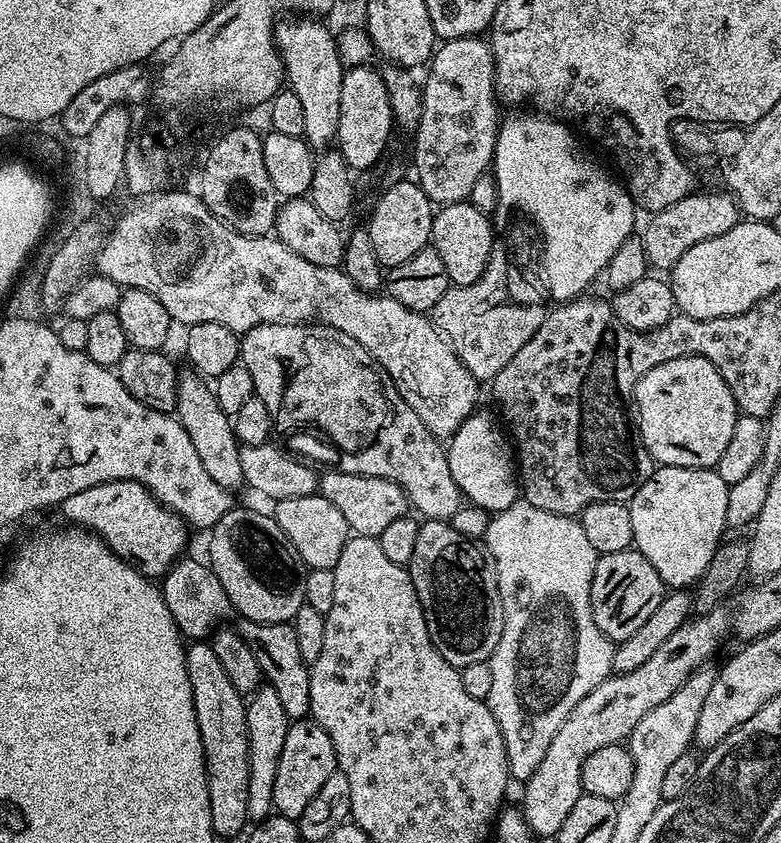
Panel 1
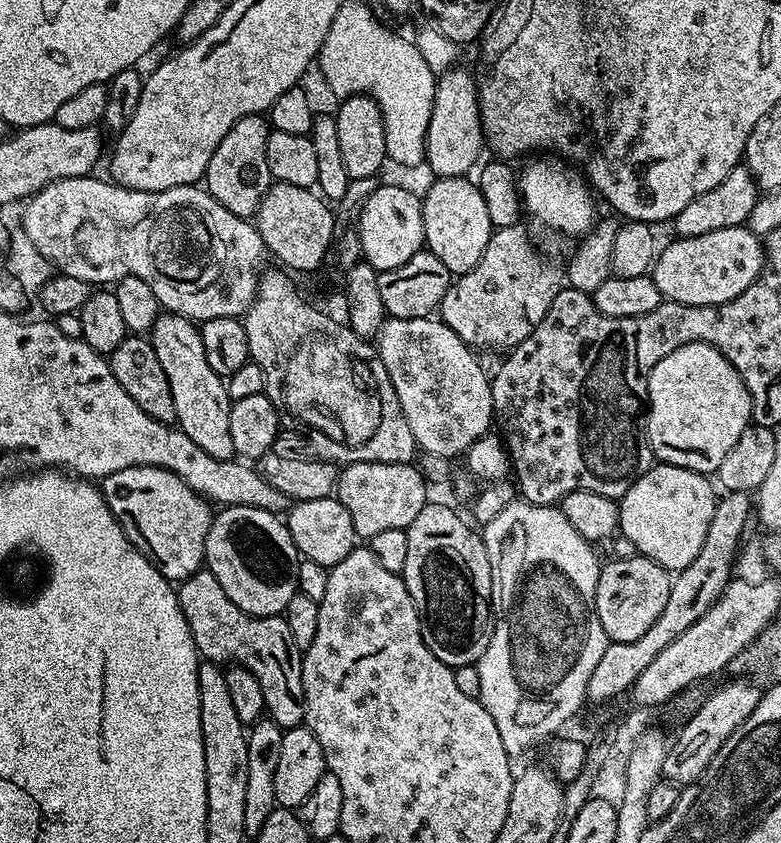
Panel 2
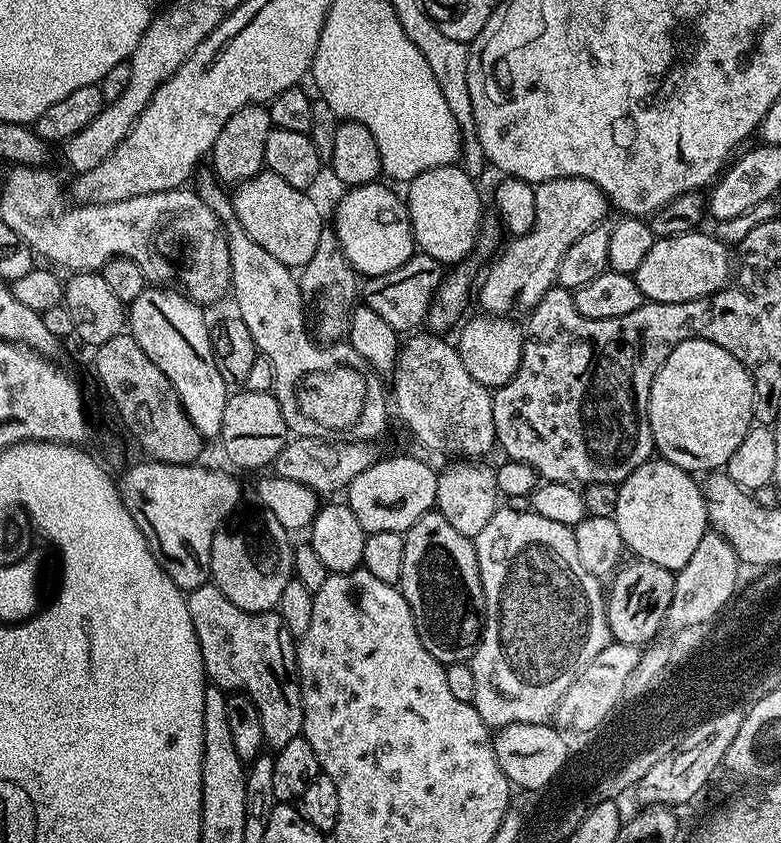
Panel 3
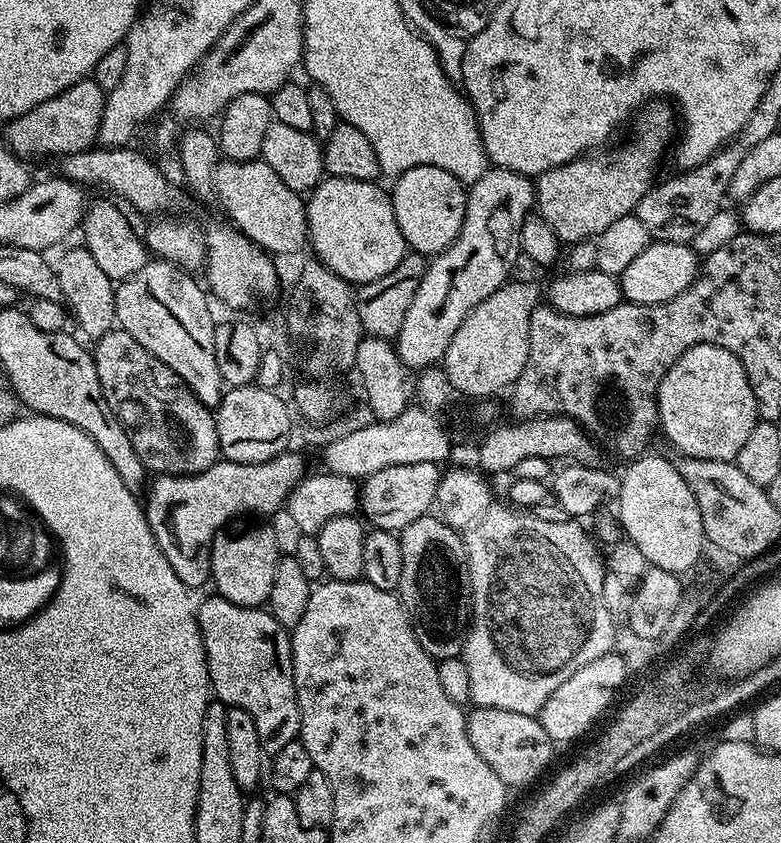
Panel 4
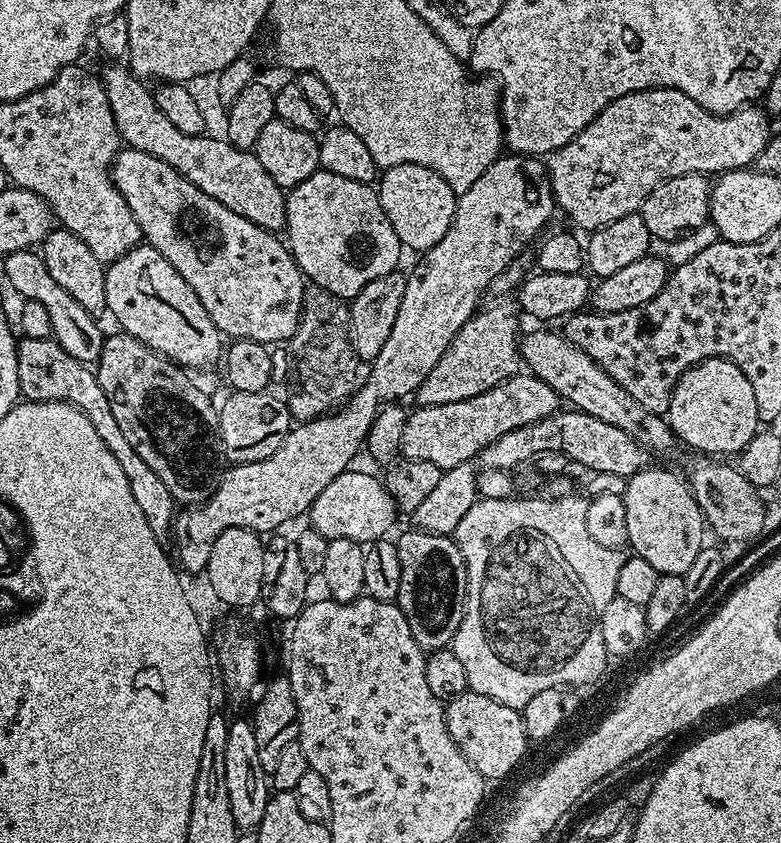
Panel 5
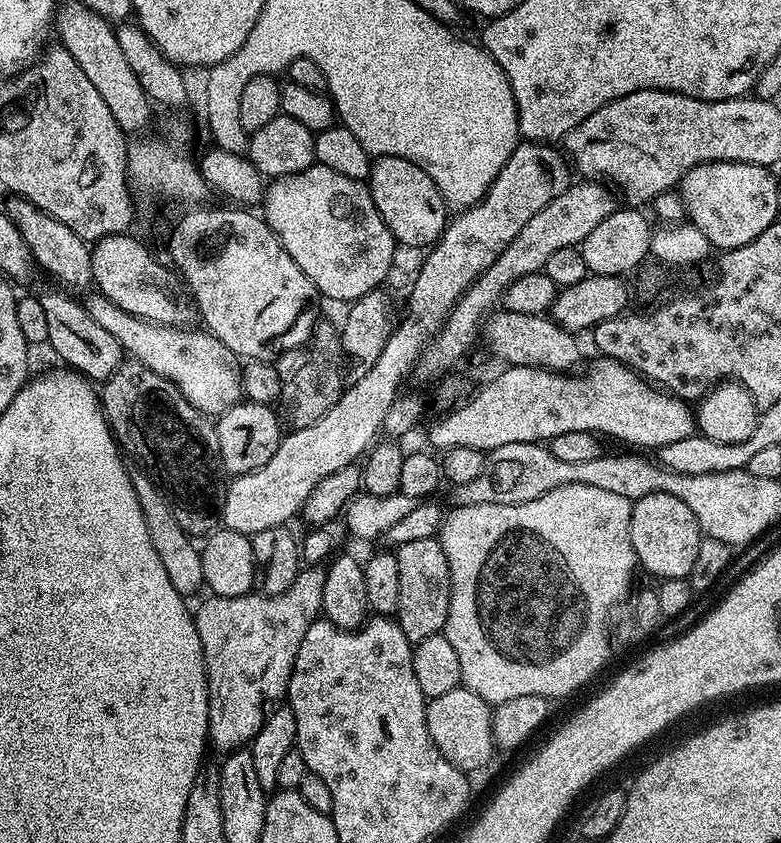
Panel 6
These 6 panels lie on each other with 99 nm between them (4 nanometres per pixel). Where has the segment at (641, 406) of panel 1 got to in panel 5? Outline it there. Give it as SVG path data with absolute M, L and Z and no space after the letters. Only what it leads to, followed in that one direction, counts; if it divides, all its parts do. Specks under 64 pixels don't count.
M717 356L682 374L672 391L666 419L677 441L697 448L700 454L739 454L761 427L758 402L754 402L754 386L750 386L746 374L742 374L734 362Z

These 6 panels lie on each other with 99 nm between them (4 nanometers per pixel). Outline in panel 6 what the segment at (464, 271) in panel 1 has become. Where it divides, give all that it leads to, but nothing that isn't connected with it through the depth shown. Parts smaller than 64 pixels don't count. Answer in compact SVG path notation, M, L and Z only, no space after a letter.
M377 156L366 183L374 198L374 206L378 206L378 214L382 214L382 222L386 222L397 245L427 249L444 235L450 209L438 186L434 186L434 178L430 178L422 166L414 166L414 162L397 156Z

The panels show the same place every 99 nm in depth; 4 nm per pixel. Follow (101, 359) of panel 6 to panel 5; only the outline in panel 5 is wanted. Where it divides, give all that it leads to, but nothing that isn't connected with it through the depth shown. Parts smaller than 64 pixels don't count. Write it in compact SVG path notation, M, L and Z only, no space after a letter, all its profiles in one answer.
M36 250L11 252L10 255L3 257L2 264L4 264L4 276L8 279L9 286L17 292L17 297L37 300L42 302L42 306L46 306L46 311L50 314L52 339L56 344L62 346L62 350L66 350L70 358L78 358L78 362L89 366L95 365L102 354L105 329L100 329L96 325L97 317L82 310L82 306L78 306L78 302L74 302L74 298L70 298L70 294L66 294L66 290L62 290L62 286L58 286L54 278L50 278L43 255Z

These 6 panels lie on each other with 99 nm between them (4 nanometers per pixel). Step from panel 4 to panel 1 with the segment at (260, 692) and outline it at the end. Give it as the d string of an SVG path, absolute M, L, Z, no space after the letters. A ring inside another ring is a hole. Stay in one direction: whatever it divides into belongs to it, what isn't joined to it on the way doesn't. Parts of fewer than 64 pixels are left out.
M188 559L177 560L162 577L162 595L174 622L180 628L181 637L192 642L200 642L209 635L210 630L217 627L218 622L227 621L224 619L227 618L228 612L233 611L233 606L211 566L203 559L200 559L201 561ZM241 619L238 624L240 636L254 650L254 658L258 658L258 666L263 679L278 693L282 707L286 709L289 721L303 720L310 713L310 665L298 651L298 638L294 638L291 623L259 624L253 620Z

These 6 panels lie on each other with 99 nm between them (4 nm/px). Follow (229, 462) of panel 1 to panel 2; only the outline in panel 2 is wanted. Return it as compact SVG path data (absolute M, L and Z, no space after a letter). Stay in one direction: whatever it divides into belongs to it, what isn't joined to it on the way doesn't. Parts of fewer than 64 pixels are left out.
M165 311L157 316L150 333L152 349L158 358L158 366L170 382L170 394L174 398L175 423L180 431L199 446L210 458L231 460L236 456L234 441L230 438L231 397L225 377L218 375L206 362L206 349L202 346L199 327L184 316Z

